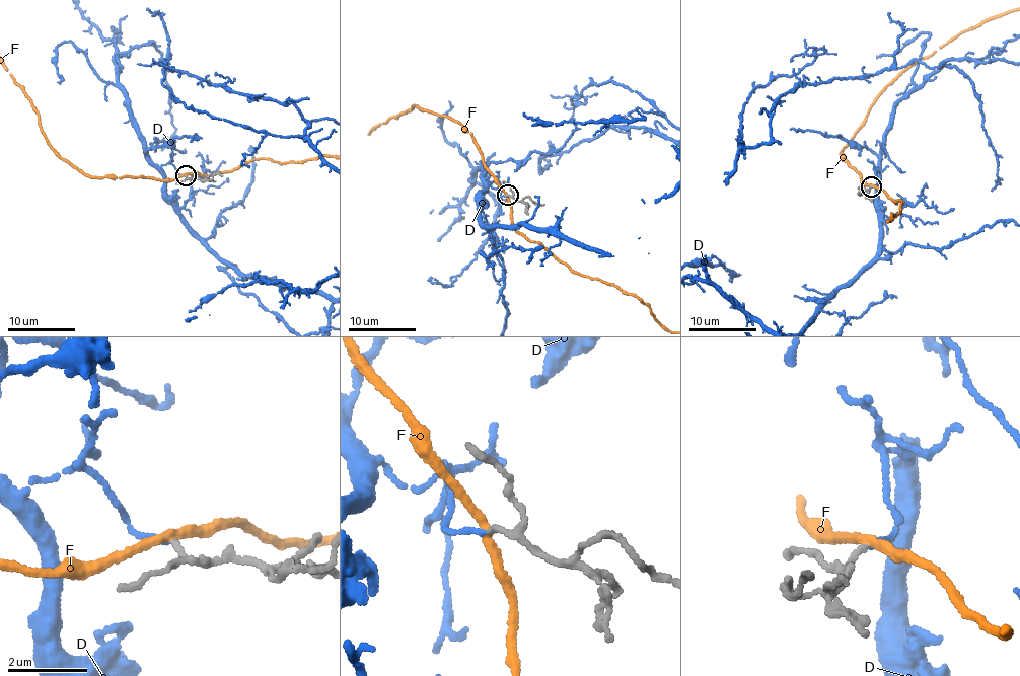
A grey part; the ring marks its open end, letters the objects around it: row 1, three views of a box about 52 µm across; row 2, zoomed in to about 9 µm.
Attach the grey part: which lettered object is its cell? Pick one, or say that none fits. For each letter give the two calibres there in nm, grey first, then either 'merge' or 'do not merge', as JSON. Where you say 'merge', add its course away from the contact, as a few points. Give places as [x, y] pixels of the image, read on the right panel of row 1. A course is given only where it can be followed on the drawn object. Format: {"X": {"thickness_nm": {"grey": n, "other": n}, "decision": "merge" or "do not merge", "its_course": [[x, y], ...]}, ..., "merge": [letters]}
{"D": {"thickness_nm": {"grey": 130, "other": 110}, "decision": "merge"}, "F": {"thickness_nm": {"grey": 130, "other": 220}, "decision": "do not merge"}, "merge": ["D"]}

